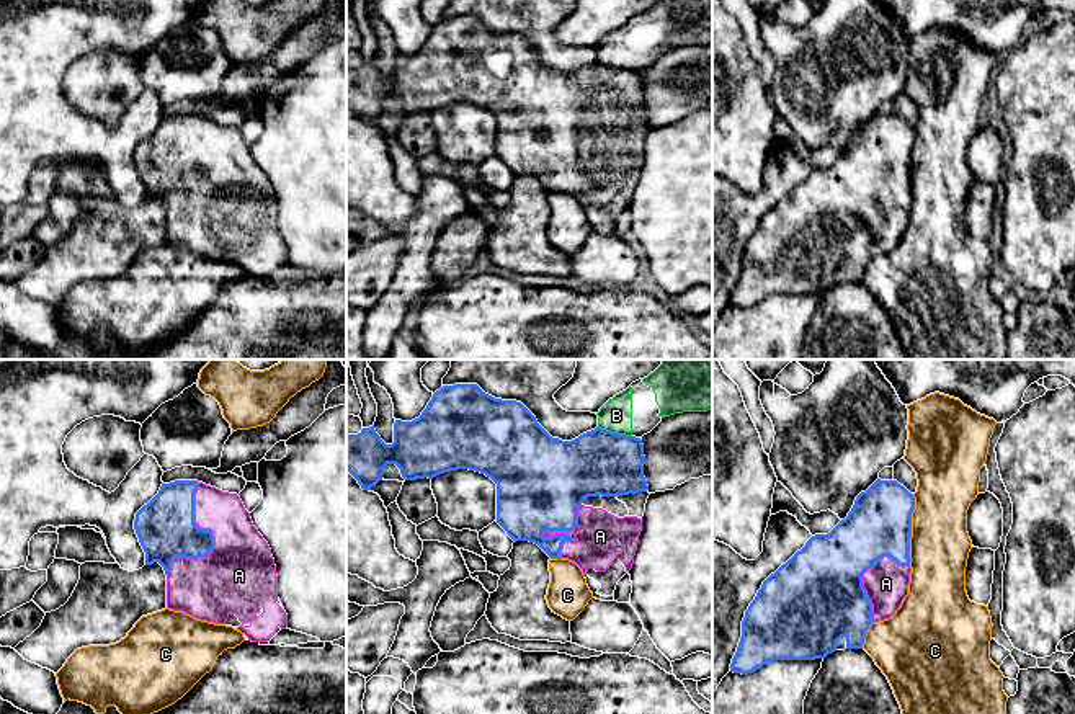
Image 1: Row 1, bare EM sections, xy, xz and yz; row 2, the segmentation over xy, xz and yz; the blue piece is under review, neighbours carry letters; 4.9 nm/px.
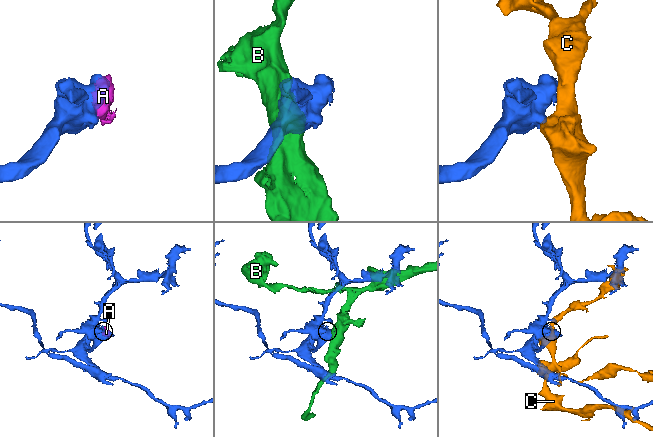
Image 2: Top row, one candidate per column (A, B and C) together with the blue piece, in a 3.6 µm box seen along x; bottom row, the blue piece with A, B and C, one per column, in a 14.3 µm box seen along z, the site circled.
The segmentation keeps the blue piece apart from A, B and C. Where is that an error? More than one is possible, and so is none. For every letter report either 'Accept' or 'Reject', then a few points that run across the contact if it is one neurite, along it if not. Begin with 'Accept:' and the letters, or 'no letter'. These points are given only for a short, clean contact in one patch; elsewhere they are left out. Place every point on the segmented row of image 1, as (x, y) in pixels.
Accept: A
A: Accept
B: Reject
C: Reject

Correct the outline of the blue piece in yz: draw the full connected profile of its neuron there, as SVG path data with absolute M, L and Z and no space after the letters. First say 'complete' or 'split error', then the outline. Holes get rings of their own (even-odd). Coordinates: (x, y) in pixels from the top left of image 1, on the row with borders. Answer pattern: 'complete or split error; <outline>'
split error; M877 479L861 492L851 511L828 534L812 536L786 564L771 573L750 603L742 621L742 637L730 672L748 675L773 660L815 660L836 650L841 637L846 649L863 649L872 623L889 619L908 595L910 538L915 497L897 480Z

